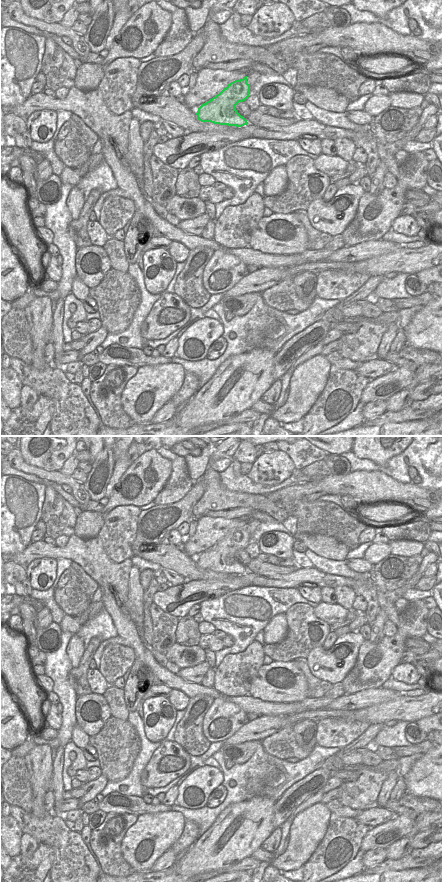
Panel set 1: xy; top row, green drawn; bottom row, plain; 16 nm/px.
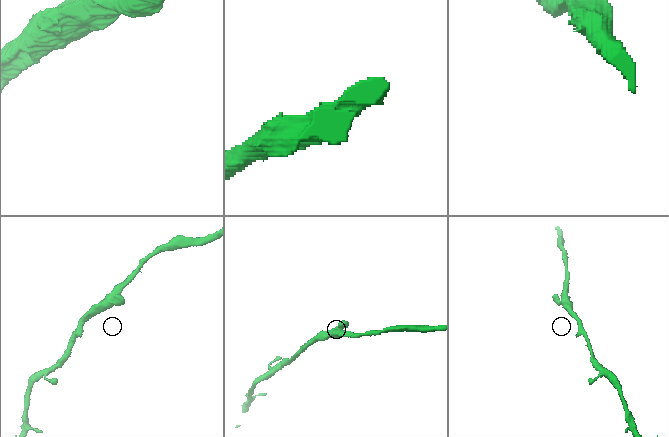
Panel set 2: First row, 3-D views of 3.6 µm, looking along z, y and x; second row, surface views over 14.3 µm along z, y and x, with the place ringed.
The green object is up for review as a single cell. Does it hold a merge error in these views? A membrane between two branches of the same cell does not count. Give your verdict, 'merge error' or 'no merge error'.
no merge error

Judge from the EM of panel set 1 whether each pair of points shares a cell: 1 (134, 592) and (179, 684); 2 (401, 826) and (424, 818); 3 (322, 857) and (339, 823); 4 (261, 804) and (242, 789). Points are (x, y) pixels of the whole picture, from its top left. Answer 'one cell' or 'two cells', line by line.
1: two cells
2: one cell
3: one cell
4: two cells

